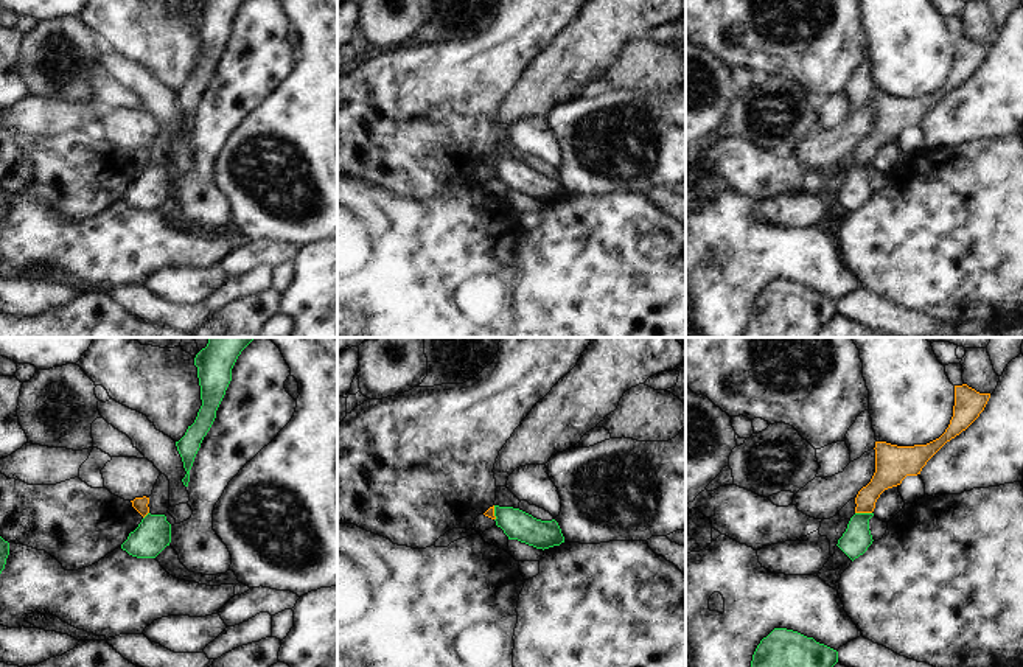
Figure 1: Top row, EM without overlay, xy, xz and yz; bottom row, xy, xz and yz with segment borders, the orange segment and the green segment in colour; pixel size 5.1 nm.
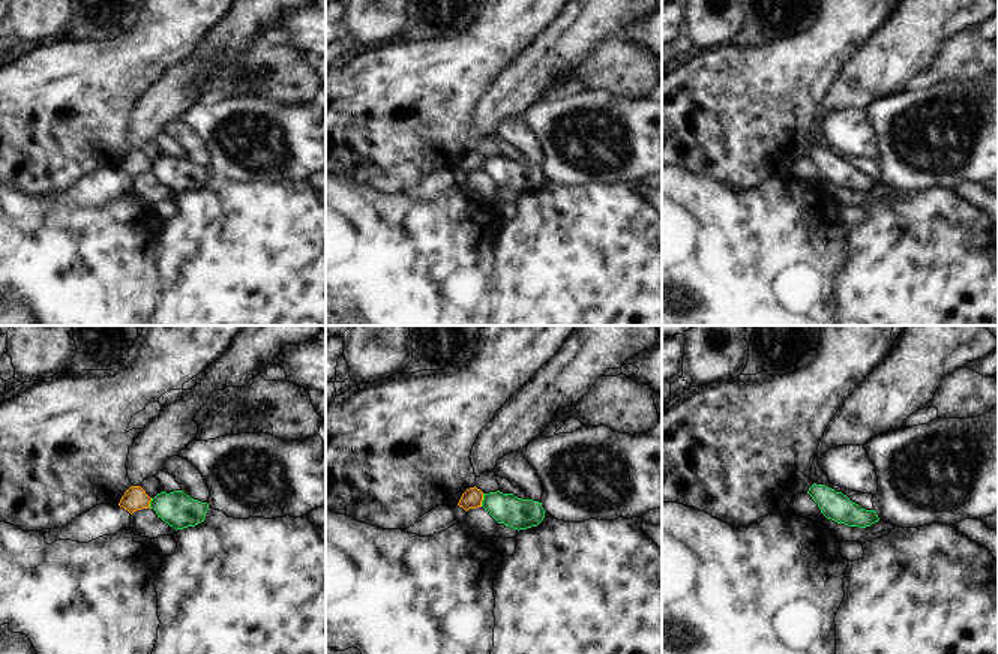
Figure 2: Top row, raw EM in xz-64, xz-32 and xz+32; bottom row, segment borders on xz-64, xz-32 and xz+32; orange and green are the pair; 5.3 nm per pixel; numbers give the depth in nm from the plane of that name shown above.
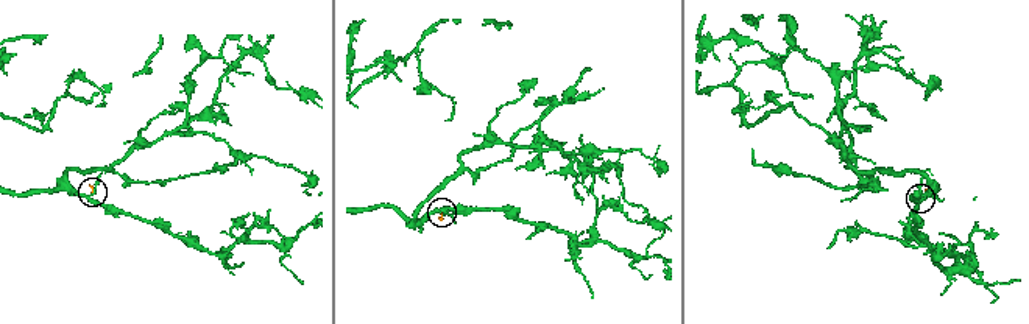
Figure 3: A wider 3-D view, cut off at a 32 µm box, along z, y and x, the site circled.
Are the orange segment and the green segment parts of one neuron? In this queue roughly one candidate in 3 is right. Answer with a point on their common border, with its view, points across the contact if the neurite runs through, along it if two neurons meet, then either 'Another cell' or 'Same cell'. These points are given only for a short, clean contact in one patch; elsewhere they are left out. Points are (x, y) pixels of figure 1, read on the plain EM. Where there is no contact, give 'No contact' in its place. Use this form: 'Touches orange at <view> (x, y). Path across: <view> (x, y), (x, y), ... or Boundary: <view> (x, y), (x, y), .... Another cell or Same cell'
Touches orange at yz (863, 164). Boundary: yz (855, 164), (871, 165). Another cell

